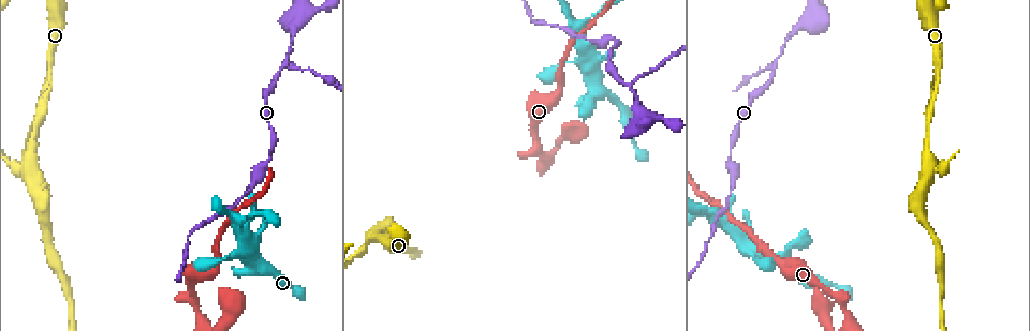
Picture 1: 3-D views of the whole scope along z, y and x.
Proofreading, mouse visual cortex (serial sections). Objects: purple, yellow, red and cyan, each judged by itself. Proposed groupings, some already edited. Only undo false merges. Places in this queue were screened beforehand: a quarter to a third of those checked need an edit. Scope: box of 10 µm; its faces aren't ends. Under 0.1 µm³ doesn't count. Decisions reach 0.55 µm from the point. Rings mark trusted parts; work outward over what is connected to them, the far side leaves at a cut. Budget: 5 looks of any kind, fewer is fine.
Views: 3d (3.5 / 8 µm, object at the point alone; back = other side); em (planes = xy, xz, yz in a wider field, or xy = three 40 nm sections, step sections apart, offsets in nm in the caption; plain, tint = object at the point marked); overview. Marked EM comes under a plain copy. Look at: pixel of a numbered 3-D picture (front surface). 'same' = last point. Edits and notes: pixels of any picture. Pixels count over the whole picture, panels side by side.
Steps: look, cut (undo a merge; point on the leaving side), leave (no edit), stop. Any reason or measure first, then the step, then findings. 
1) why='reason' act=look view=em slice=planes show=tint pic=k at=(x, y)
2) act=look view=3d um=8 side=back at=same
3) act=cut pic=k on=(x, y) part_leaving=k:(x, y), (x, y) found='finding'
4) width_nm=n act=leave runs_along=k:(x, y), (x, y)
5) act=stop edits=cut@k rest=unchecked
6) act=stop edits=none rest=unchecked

why='arms part here' act=look view=3d um=3.5 pic=1 at=(29, 165)

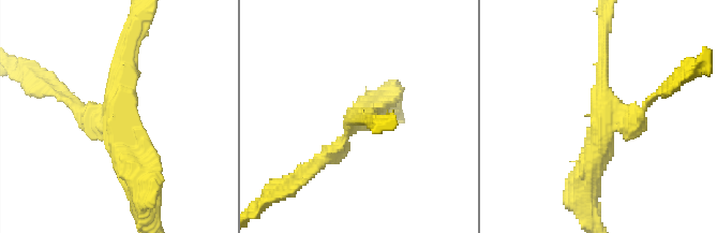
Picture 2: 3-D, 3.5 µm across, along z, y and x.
arms=3 arm_widths_nm=150,250,350 act=look view=em slice=xy step=3 show=tint pic=2 at=(119, 121)

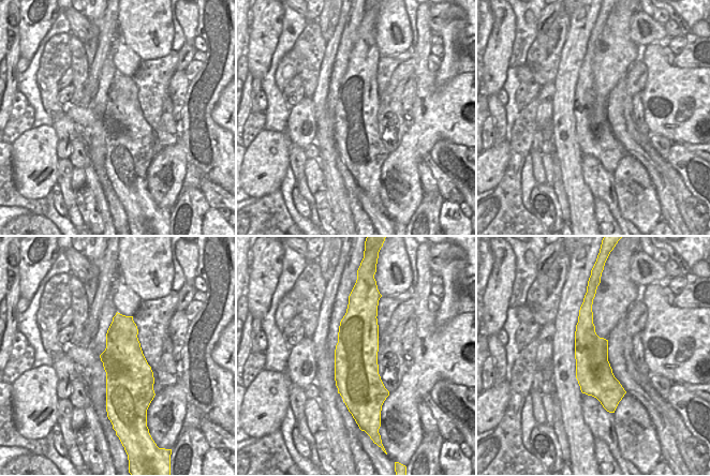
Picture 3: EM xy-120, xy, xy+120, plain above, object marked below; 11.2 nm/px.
act=cut pic=2 on=(641, 117) part_leaving=2:(621, 124), (632, 124), (668, 81) found='a second cell is stuck on'

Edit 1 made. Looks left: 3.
why='a narrow waist' act=look view=3d um=3.5 pic=1 at=(846, 312)

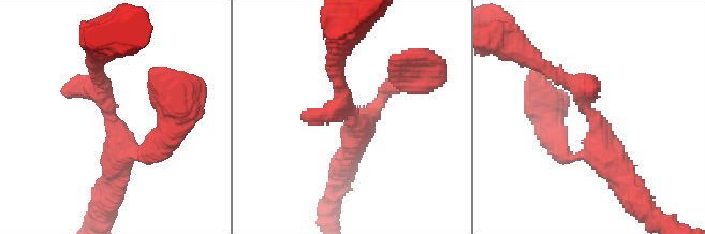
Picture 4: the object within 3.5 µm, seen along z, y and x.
why='shape alone is not enough' act=look view=em slice=xy step=3 show=tint pic=4 at=(347, 115)

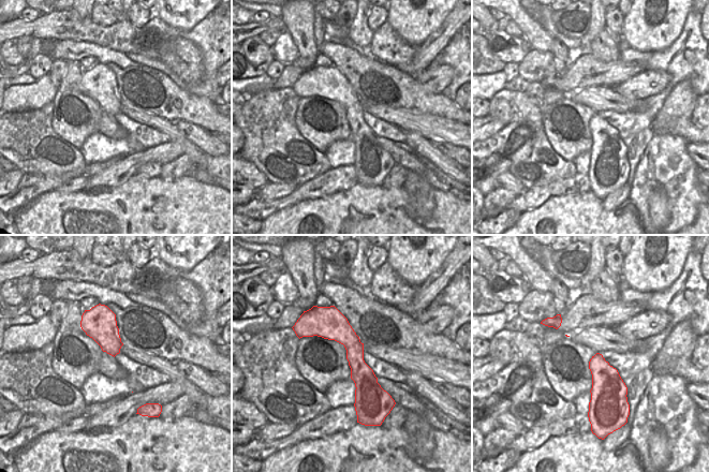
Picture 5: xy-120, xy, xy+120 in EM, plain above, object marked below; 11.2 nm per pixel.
why='cut it another way' act=look view=em slice=xy step=2 show=tint at=same

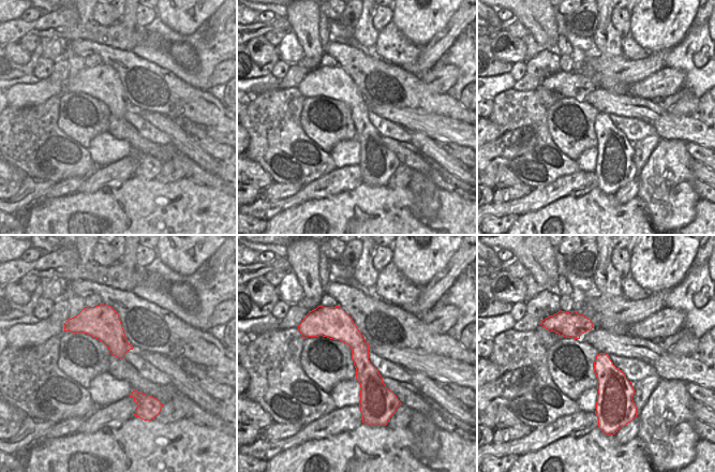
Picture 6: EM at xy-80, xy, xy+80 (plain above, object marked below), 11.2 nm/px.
act=leave found='continuous, no second cell'

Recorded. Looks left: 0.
act=stop edits=cut@2 rest=unchecked

